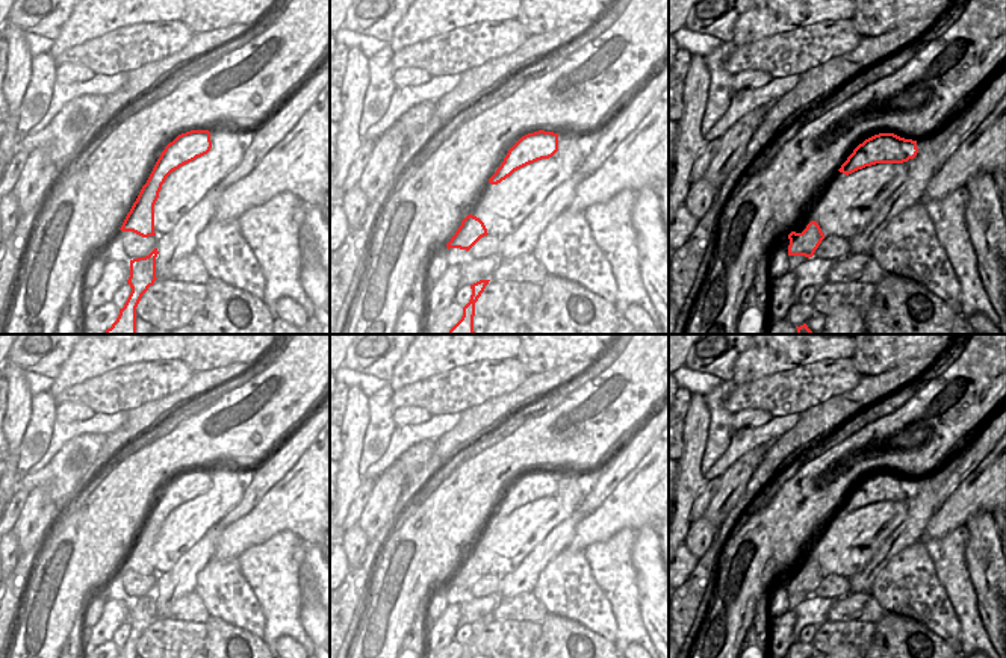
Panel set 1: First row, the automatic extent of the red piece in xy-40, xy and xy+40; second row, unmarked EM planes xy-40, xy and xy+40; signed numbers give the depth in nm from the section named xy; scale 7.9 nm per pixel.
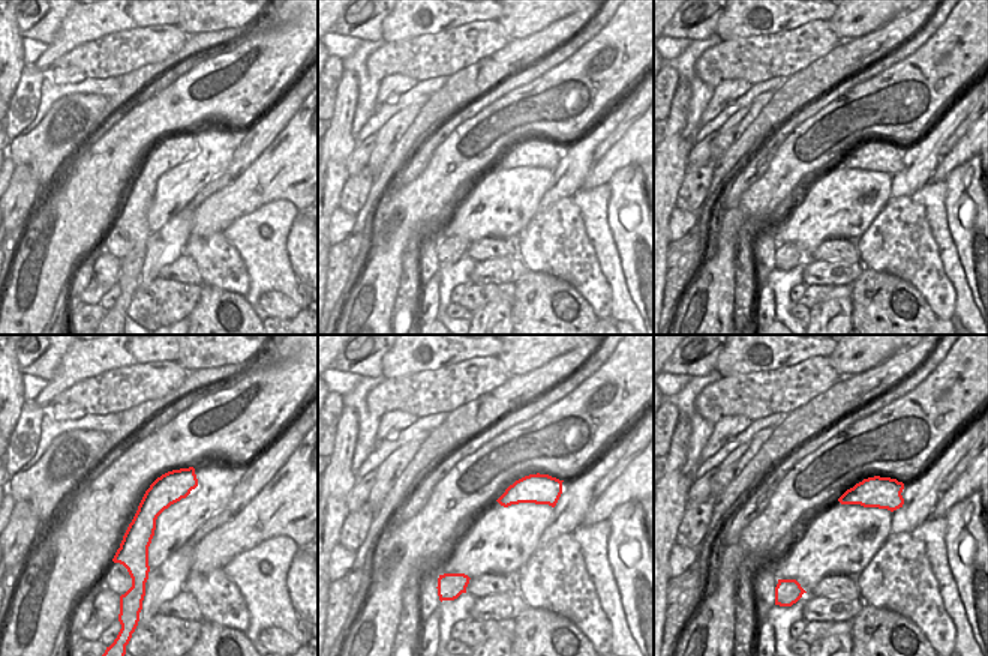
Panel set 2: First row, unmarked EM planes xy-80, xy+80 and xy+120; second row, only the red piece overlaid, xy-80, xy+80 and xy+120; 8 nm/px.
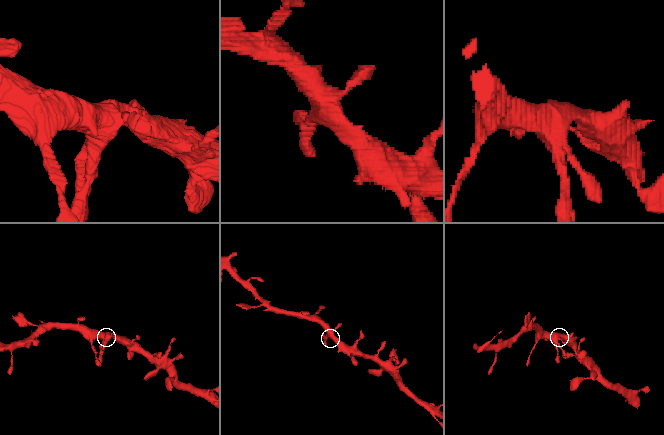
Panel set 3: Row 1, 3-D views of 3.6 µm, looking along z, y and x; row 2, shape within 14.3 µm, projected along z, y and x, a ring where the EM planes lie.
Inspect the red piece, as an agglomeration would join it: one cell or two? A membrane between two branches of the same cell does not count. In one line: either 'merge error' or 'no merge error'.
no merge error

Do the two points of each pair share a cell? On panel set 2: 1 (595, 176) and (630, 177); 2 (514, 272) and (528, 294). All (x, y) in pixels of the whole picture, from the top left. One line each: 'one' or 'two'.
1: two
2: two

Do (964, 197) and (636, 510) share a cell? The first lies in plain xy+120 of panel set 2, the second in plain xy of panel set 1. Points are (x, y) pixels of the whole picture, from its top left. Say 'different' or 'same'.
different

